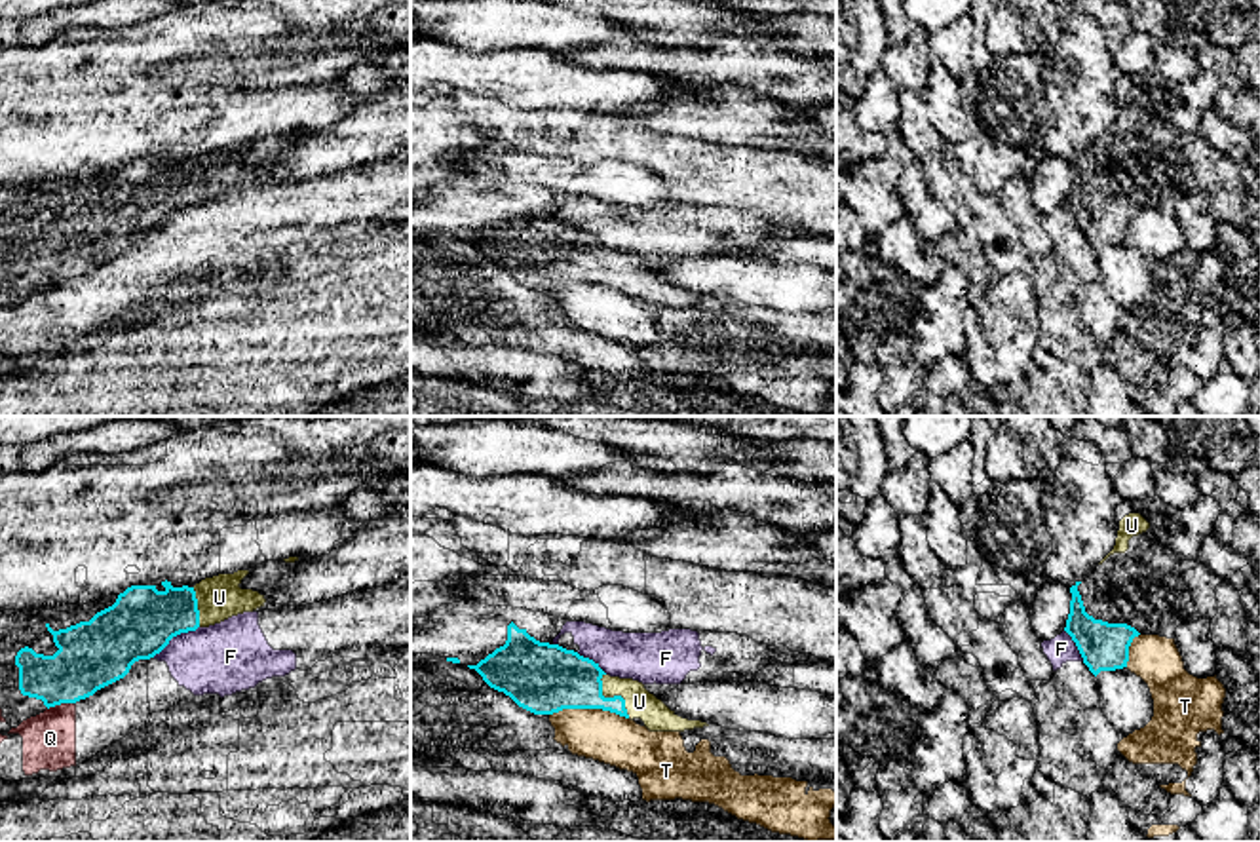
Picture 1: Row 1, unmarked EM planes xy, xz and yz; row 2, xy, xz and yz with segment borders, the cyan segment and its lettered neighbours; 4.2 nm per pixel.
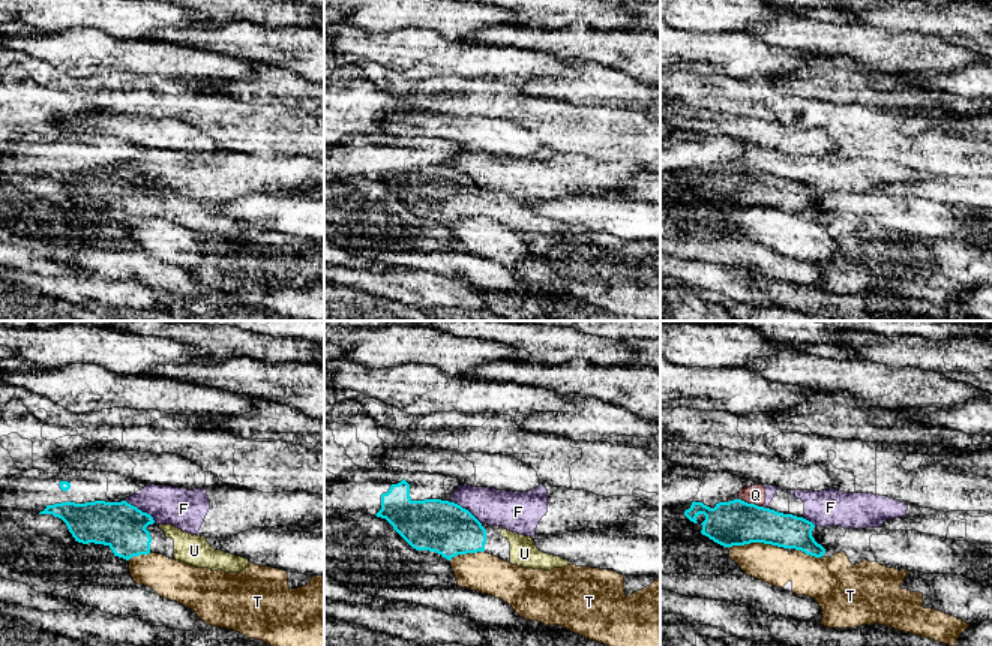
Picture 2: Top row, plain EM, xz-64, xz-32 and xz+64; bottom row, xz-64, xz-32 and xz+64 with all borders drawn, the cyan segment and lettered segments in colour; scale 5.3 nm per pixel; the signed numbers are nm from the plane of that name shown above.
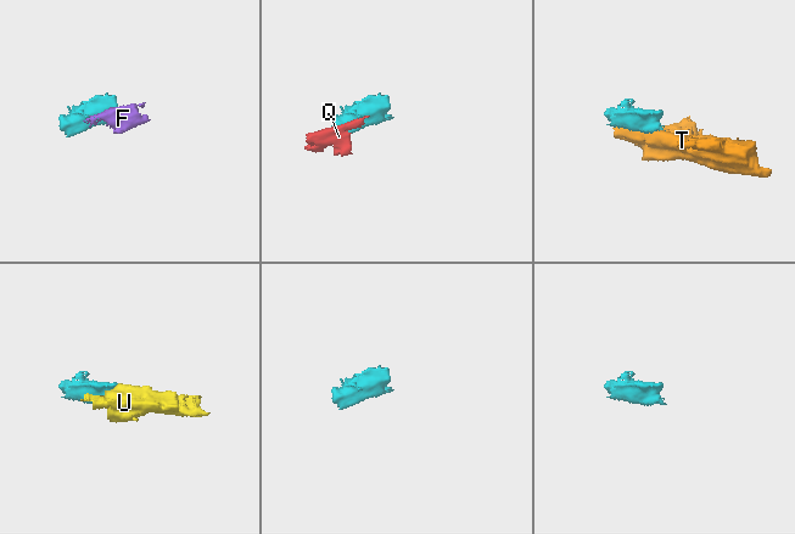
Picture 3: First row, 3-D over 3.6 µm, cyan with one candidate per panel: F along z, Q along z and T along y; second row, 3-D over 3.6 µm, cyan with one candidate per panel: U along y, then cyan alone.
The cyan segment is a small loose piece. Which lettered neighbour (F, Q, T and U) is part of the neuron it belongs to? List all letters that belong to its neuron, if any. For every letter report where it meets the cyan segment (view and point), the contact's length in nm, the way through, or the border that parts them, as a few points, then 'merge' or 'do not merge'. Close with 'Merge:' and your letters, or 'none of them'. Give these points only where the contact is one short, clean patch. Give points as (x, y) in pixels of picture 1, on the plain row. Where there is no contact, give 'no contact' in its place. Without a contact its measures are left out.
F: xy (175, 210) | 240 nm | along xy (198, 200), (177, 208), (152, 230) | do not merge
Q: xy (59, 278) | 120 nm | do not merge
T: xz (590, 282) | 340 nm | do not merge
U: xz (614, 270) | 220 nm | across xz (559, 253), (614, 270), (639, 276) | merge
Merge: U

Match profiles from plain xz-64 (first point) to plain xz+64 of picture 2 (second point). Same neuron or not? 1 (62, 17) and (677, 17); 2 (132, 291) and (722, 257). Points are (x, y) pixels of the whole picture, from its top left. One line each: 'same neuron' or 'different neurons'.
1: same neuron
2: different neurons

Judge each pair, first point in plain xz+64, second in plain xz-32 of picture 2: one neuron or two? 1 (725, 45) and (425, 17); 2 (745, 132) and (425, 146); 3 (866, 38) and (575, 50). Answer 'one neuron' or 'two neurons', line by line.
1: two neurons
2: two neurons
3: one neuron

